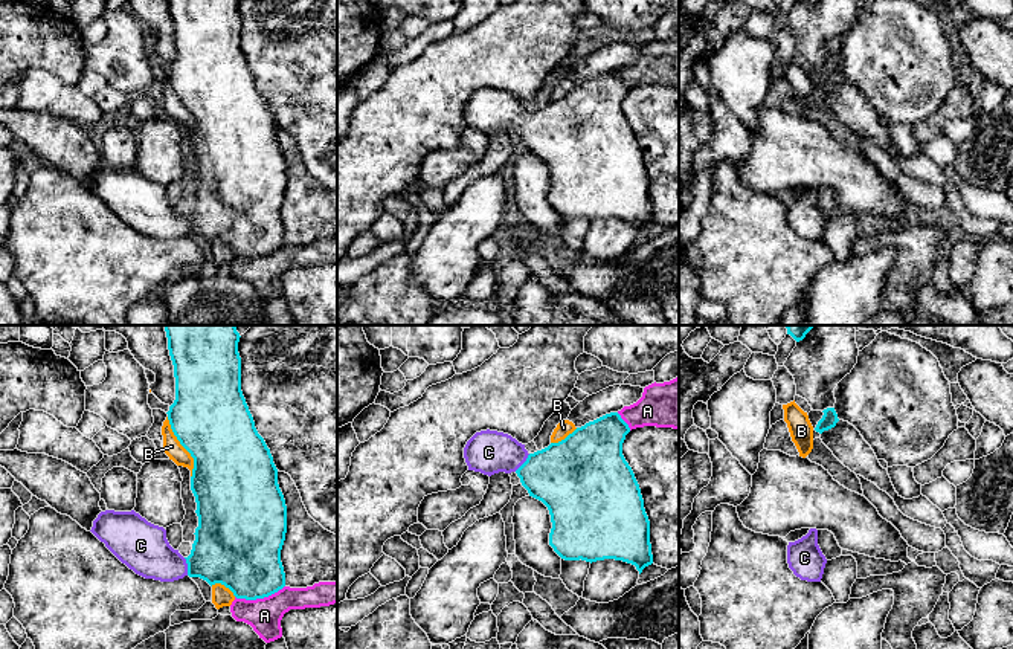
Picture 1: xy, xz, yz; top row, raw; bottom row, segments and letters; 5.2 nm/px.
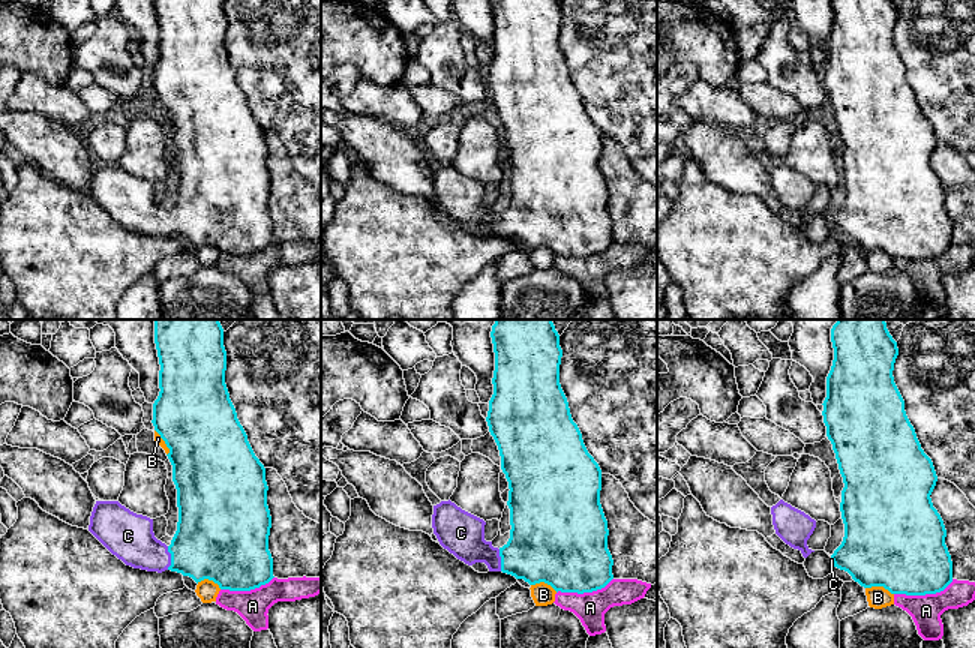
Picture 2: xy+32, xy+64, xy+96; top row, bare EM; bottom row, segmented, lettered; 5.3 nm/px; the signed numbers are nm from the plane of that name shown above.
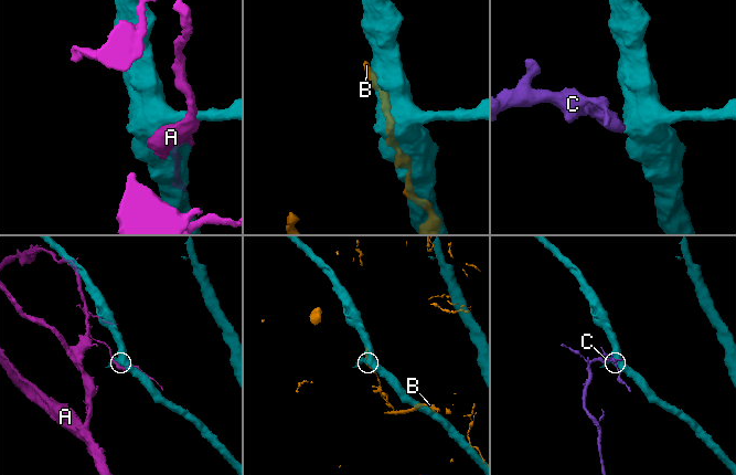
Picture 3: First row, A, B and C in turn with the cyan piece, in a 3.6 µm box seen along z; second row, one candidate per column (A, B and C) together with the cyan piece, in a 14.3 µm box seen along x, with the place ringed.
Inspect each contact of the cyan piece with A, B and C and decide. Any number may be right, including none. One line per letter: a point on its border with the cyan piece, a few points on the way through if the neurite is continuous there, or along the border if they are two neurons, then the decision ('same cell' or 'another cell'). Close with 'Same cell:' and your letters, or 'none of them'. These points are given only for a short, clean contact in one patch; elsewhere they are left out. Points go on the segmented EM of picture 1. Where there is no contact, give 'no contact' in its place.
A: meets cyan in xy at (260, 597); another cell
B: meets cyan in xy at (183, 446); another cell
C: meets cyan in xy at (188, 567); runs through xy (231, 547), (221, 555), (188, 567), (167, 565), (145, 550); same cell
Same cell: C

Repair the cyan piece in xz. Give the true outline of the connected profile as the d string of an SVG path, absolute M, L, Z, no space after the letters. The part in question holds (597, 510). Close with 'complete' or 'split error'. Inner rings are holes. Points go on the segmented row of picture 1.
M618 412L577 428L564 440L529 454L525 444L497 431L476 432L464 447L468 470L484 475L516 472L529 496L542 501L551 515L549 545L564 560L597 562L615 559L632 563L639 574L653 563L650 521L635 473L622 455L630 432Z; split error

